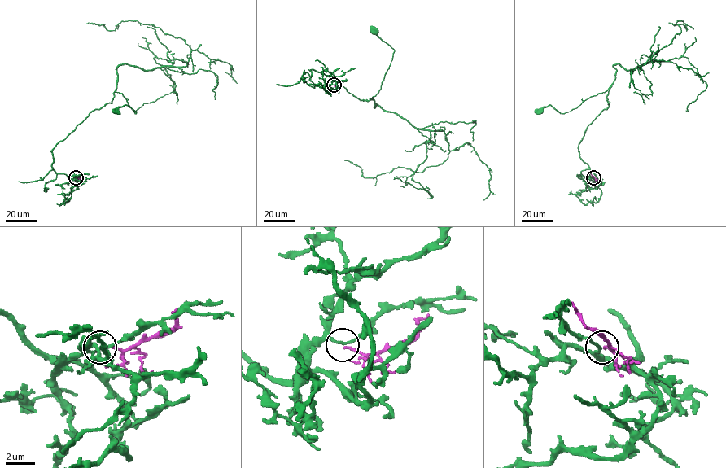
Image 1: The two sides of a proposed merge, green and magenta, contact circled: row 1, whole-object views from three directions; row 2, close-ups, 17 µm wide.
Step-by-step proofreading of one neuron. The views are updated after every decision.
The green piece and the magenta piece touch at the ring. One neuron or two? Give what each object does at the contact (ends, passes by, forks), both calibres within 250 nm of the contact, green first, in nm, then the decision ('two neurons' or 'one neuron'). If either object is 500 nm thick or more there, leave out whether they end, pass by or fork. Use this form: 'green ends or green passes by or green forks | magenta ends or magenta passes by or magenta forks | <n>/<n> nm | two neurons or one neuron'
green passes by | magenta ends | 170/140 nm | two neurons

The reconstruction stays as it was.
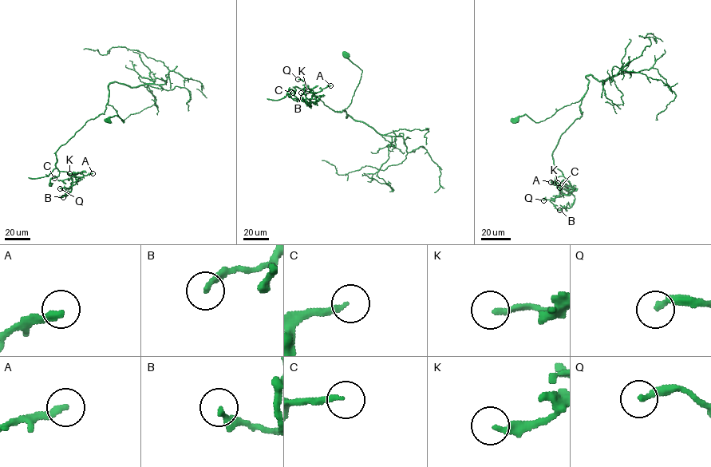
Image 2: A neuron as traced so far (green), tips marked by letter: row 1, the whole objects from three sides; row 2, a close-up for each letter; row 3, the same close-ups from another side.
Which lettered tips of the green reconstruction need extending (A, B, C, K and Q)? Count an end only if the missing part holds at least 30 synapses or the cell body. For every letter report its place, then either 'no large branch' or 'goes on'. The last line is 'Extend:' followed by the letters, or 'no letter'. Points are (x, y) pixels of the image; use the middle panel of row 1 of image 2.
A: (330, 85) | no large branch
B: (301, 93) | no large branch
C: (293, 93) | goes on
K: (307, 91) | no large branch
Q: (298, 79) | goes on
Extend: C, Q

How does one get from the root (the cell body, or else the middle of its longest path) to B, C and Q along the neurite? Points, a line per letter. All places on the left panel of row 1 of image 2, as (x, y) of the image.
B: (108, 120), (117, 116), (124, 122), (108, 101), (104, 113), (56, 152), (56, 167), (72, 180), (63, 197)
C: (108, 120), (117, 116), (124, 122), (108, 101), (104, 113), (88, 120), (56, 152), (59, 174), (54, 178)
Q: (108, 120), (117, 116), (124, 122), (108, 101), (104, 113), (56, 152), (56, 167), (77, 180), (60, 188)

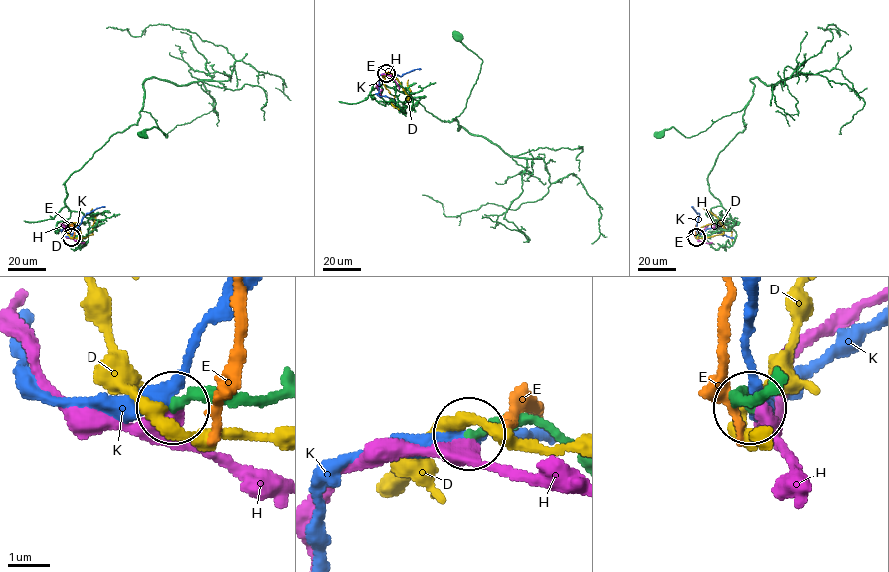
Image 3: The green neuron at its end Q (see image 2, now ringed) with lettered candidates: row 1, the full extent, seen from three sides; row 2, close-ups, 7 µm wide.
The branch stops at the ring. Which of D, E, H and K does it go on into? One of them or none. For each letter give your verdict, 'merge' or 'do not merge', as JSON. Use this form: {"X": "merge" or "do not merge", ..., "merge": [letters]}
{"D": "do not merge", "E": "do not merge", "H": "do not merge", "K": "do not merge", "merge": []}

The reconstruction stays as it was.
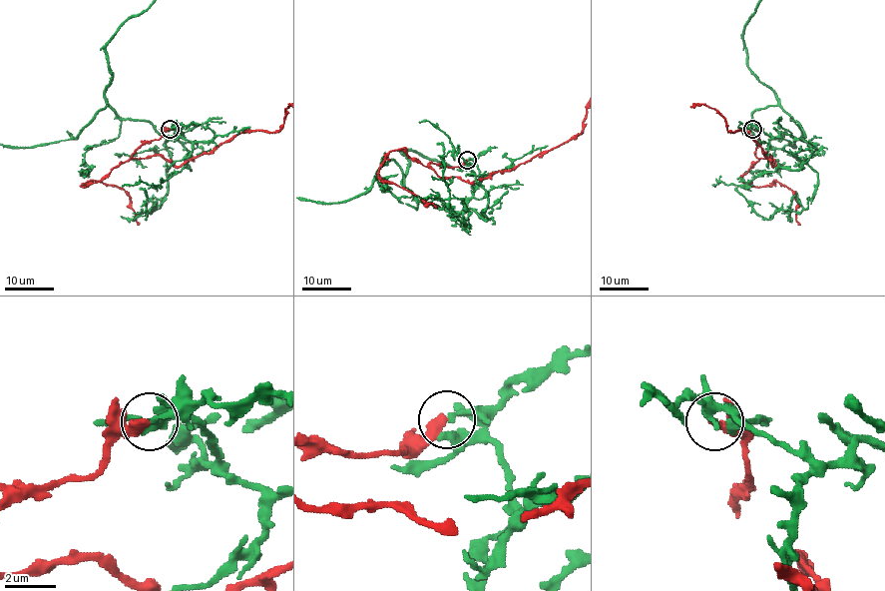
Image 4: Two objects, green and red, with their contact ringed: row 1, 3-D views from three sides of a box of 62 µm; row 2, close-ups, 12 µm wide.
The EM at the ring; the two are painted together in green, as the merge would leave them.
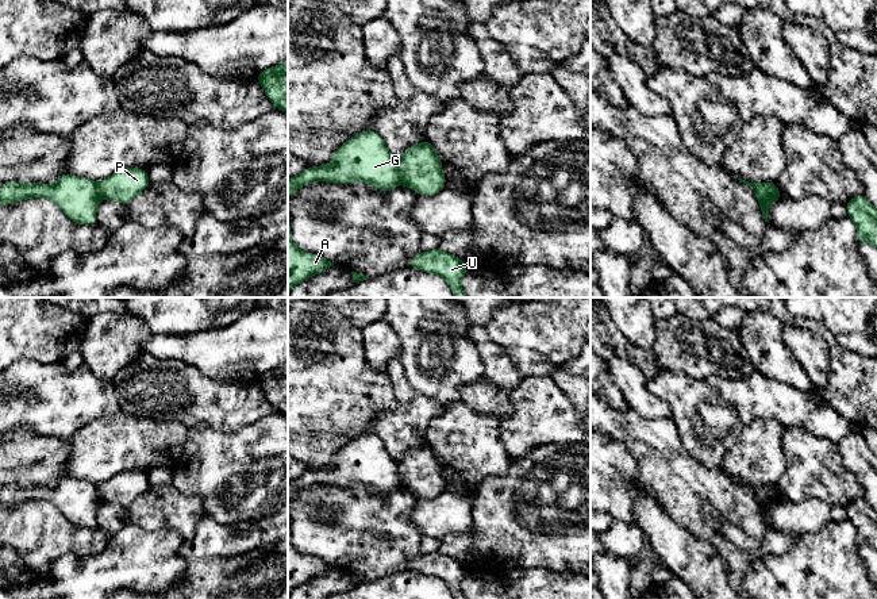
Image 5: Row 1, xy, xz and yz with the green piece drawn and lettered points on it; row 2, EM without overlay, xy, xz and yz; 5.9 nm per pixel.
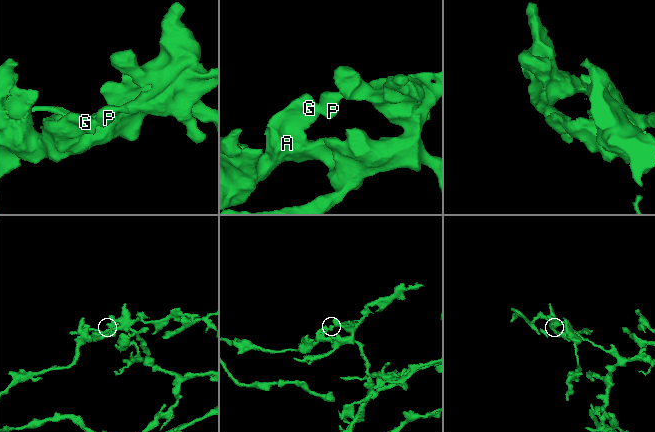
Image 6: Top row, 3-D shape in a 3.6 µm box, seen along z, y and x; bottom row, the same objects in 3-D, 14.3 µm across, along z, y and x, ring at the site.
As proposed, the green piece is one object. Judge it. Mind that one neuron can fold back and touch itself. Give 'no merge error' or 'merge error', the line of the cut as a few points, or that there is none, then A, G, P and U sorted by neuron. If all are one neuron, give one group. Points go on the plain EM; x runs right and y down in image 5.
merge error; cut xz (397, 463), (402, 484); groups A G / P U

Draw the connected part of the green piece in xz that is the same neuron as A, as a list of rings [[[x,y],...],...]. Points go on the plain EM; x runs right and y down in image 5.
[[[288,521],[288,598],[295,588],[332,568],[319,557],[304,556],[295,549]]]

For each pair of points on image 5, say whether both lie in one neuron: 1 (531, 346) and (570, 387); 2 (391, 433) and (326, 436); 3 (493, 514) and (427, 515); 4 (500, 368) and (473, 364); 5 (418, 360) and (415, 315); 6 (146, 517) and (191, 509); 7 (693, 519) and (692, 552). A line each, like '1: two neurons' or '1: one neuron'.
1: two neurons
2: two neurons
3: two neurons
4: two neurons
5: one neuron
6: one neuron
7: two neurons

